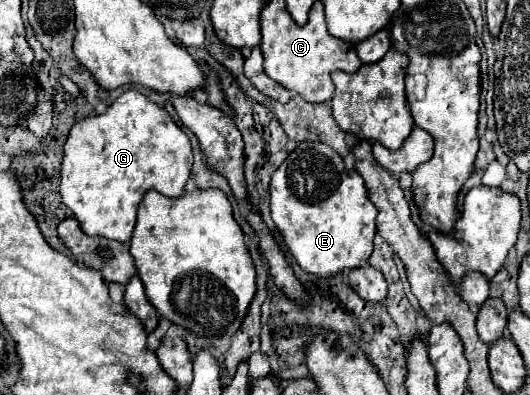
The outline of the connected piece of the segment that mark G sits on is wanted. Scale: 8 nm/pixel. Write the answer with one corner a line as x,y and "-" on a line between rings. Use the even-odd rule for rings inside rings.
137,90
123,92
101,116
85,118
71,128
65,142
61,168
61,202
75,214
81,230
87,236
103,236
117,242
129,242
135,228
137,206
145,192
157,190
167,198
179,198
185,192
193,166
191,142
185,132
173,122
165,108
151,102

